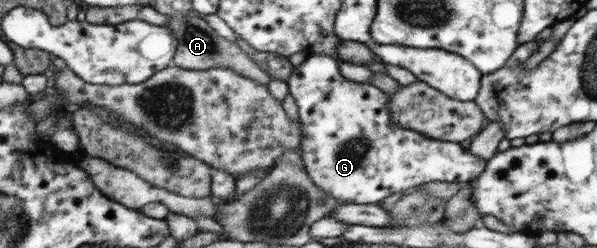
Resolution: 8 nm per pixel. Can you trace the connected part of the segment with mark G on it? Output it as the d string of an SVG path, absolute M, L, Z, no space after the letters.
M313 54L294 67L287 80L288 91L295 98L303 131L301 154L307 175L320 190L343 203L372 204L403 191L412 191L433 181L464 184L477 179L485 169L485 160L464 150L459 143L427 138L415 130L397 126L392 121L388 94L371 83L353 82L341 76L335 57Z

